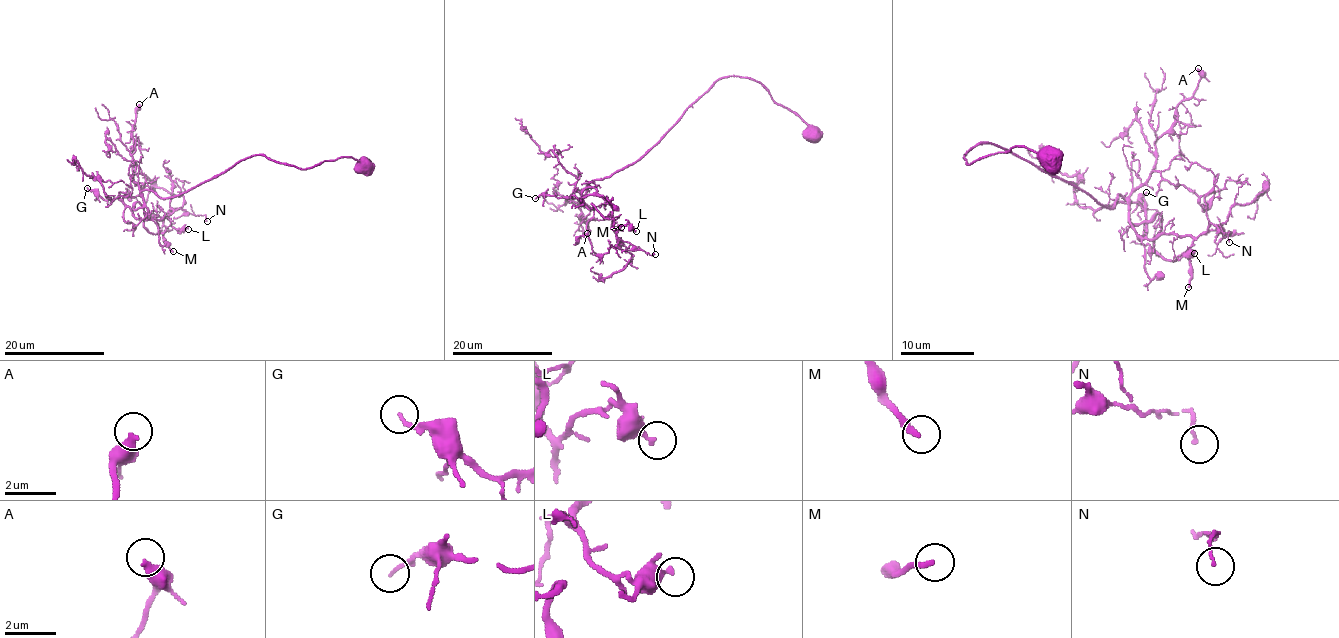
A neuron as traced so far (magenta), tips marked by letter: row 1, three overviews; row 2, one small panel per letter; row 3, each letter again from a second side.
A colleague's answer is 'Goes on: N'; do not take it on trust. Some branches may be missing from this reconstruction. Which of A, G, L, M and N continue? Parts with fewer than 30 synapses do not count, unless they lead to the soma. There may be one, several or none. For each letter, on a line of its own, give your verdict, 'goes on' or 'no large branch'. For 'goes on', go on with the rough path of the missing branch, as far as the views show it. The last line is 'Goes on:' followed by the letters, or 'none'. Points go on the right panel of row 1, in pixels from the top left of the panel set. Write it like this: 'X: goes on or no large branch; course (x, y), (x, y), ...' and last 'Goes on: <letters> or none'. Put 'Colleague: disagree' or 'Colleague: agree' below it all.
A: no large branch
G: no large branch
L: no large branch
M: goes on
N: no large branch
Goes on: M
Colleague: disagree

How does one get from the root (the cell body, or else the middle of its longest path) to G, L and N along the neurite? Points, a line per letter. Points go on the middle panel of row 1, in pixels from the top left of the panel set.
G: (811, 133), (758, 82), (727, 76), (700, 96), (642, 156), (594, 179), (580, 198), (535, 198)
L: (811, 133), (758, 82), (716, 81), (642, 156), (589, 184), (611, 207), (616, 229), (636, 231)
N: (811, 133), (758, 82), (738, 76), (716, 81), (642, 156), (589, 184), (611, 207), (616, 236), (655, 254)

